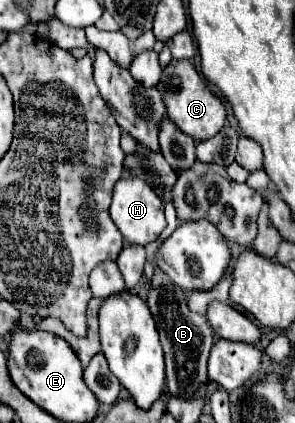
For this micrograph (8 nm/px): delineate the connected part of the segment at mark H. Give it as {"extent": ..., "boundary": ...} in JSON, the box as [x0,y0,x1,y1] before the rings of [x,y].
{"extent":[111,177,167,245],"boundary":[[[123,177],[113,189],[113,203],[111,203],[111,219],[117,229],[123,233],[125,241],[131,245],[147,245],[153,243],[161,231],[165,229],[167,221],[163,215],[163,201],[157,193],[139,177]]]}

